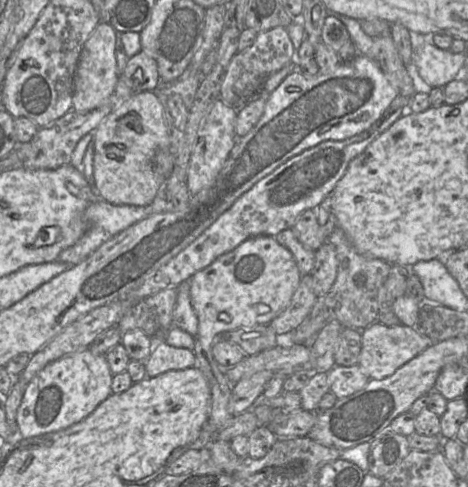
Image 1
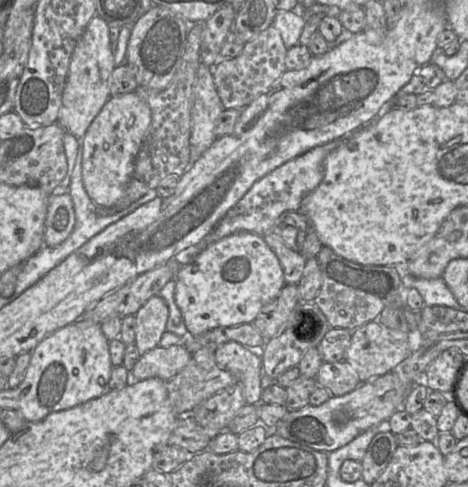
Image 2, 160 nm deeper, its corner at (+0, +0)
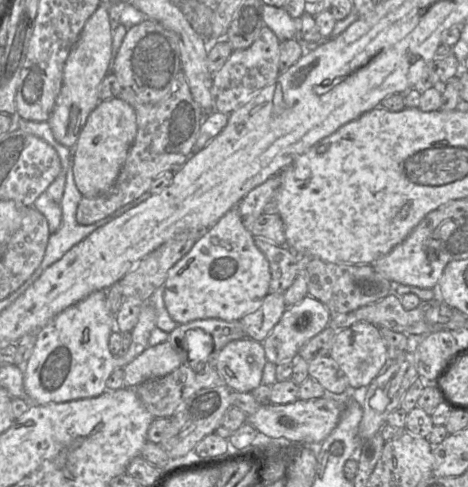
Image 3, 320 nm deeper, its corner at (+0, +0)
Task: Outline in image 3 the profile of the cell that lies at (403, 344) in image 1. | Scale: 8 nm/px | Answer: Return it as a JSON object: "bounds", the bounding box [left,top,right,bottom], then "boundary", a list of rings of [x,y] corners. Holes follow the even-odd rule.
{"bounds":[329,322,389,388],"boundary":[[[357,322],[337,330],[329,356],[347,376],[349,386],[354,388],[368,386],[374,378],[386,370],[389,361],[379,327],[368,322]]]}

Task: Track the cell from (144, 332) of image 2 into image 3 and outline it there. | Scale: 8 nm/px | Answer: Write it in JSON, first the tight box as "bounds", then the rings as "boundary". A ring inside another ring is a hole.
{"bounds":[23,290,156,405],"boundary":[[[107,290],[95,291],[60,312],[36,332],[36,344],[28,362],[23,367],[24,389],[31,404],[46,405],[100,396],[107,390],[106,381],[112,372],[117,368],[124,368],[149,346],[150,334],[156,327],[156,317],[155,308],[149,302],[142,304],[138,322],[131,331],[132,342],[128,351],[122,356],[113,356],[109,350],[109,338],[116,330],[116,326],[115,316],[108,307]]]}

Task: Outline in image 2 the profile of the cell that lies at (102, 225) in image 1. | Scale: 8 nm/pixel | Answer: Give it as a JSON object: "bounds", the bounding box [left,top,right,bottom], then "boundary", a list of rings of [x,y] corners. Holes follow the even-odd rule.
{"bounds":[44,193,75,247],"boundary":[[[69,193],[50,194],[44,224],[44,246],[55,247],[68,238],[74,229],[75,212]]]}

